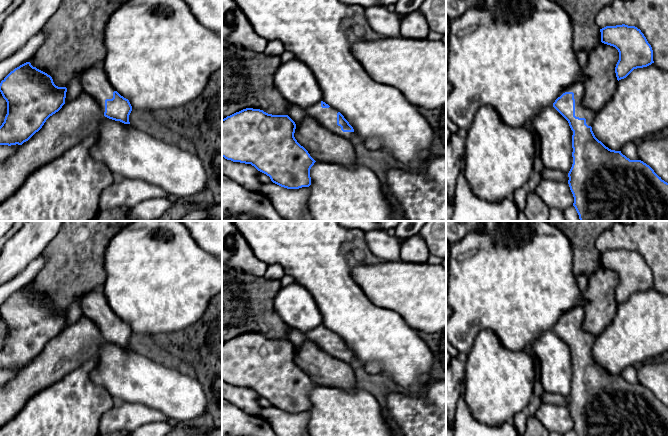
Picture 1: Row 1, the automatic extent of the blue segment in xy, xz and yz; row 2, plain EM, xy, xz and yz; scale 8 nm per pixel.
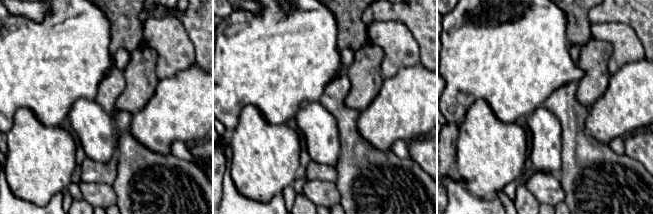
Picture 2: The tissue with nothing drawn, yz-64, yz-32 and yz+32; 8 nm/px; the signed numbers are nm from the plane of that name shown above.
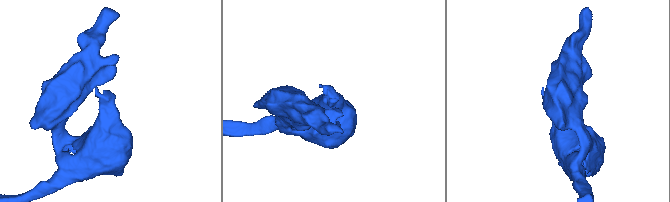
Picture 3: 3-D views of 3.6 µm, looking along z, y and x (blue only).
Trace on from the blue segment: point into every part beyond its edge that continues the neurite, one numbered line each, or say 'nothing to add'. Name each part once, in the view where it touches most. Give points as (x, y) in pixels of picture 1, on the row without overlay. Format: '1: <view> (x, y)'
1: yz (649, 238)
2: yz (580, 335)

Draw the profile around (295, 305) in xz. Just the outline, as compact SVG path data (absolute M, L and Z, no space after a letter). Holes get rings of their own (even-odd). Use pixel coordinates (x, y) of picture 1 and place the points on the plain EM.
M297 283L282 286L273 301L273 308L290 328L303 334L323 323L312 294Z

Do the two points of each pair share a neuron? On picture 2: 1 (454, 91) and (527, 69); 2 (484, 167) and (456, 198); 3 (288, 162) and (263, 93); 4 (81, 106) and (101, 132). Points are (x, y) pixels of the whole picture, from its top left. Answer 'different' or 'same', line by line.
1: same
2: different
3: different
4: same

